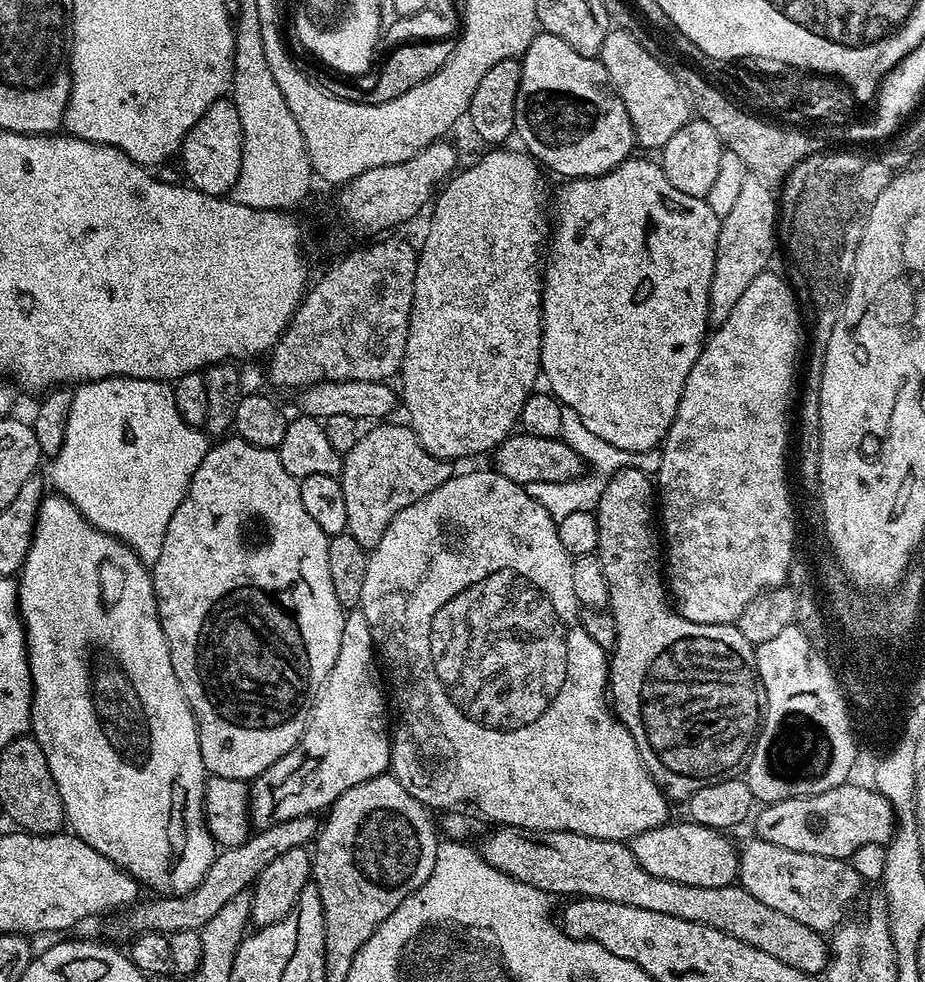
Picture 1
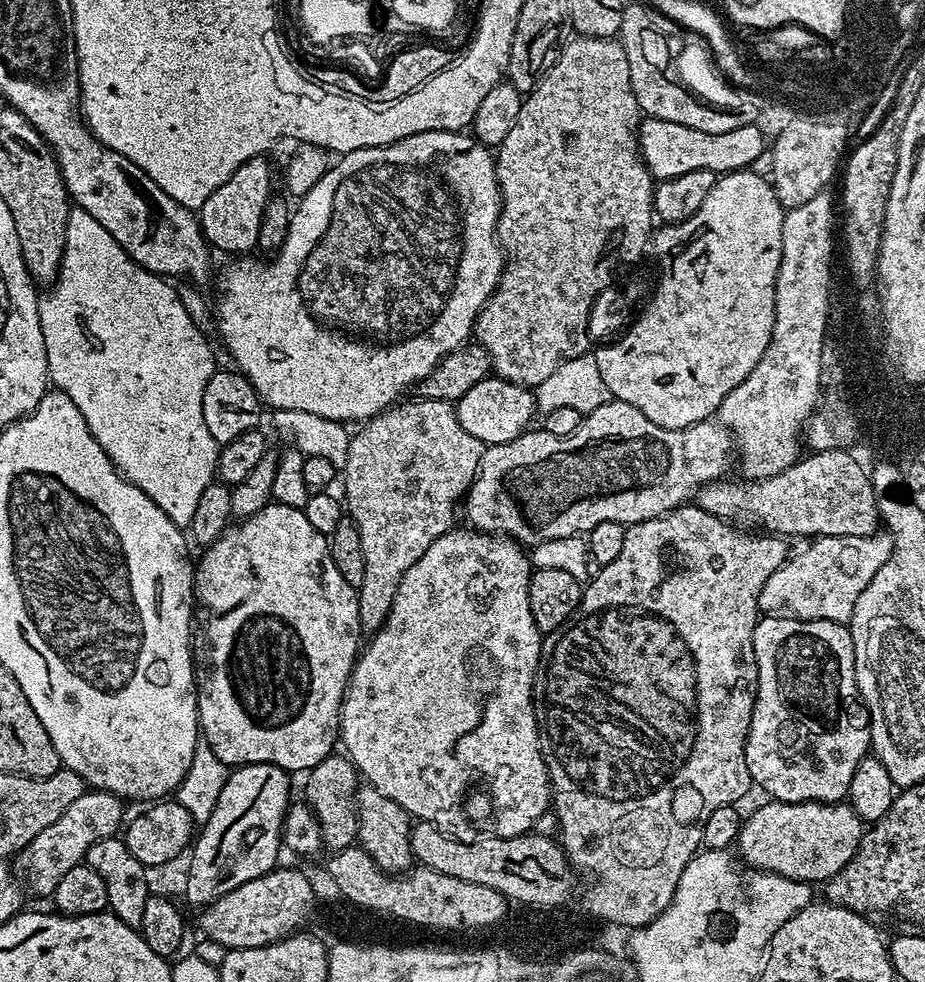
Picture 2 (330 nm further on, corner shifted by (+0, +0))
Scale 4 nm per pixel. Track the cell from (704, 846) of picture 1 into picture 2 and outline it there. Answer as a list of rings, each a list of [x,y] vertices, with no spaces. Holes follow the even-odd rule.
[[[780,800],[767,803],[754,809],[749,816],[747,813],[740,826],[735,847],[740,848],[739,859],[747,867],[773,872],[791,880],[827,882],[842,870],[842,866],[846,866],[846,862],[850,862],[850,858],[854,858],[866,824],[851,804],[784,804]]]

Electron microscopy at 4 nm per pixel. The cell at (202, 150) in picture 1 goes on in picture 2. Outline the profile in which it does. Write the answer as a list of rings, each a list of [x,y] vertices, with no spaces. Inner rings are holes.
[[[255,156],[242,162],[242,166],[238,166],[238,170],[234,170],[234,174],[230,174],[230,178],[226,178],[226,182],[222,182],[222,186],[218,186],[218,190],[214,190],[214,194],[210,194],[210,198],[206,198],[206,202],[202,202],[198,209],[204,238],[217,253],[248,254],[251,253],[248,251],[256,248],[262,214],[274,196],[272,168],[266,161],[264,156]]]

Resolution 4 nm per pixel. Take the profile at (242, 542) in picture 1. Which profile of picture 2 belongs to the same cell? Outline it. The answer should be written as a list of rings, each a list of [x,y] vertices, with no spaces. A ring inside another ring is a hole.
[[[278,503],[267,504],[262,510],[258,510],[258,514],[253,516],[245,516],[239,522],[233,523],[224,529],[223,534],[203,549],[204,552],[194,564],[194,600],[198,607],[194,612],[194,635],[192,637],[192,662],[194,665],[194,691],[196,693],[196,715],[200,717],[199,735],[202,737],[203,743],[210,746],[210,750],[214,750],[214,754],[218,754],[218,758],[224,764],[229,766],[239,766],[242,764],[273,764],[278,766],[284,772],[289,774],[307,773],[308,769],[318,766],[318,762],[325,760],[327,756],[333,755],[334,749],[337,747],[340,738],[340,704],[344,700],[344,692],[348,688],[348,680],[352,676],[352,668],[356,665],[356,658],[362,648],[362,633],[360,630],[360,619],[358,618],[358,592],[350,586],[350,582],[346,582],[346,578],[342,578],[342,574],[338,574],[338,566],[334,566],[334,558],[332,551],[328,545],[329,537],[323,536],[318,530],[314,530],[314,525],[306,519],[306,514],[302,508],[294,506],[282,506]]]

